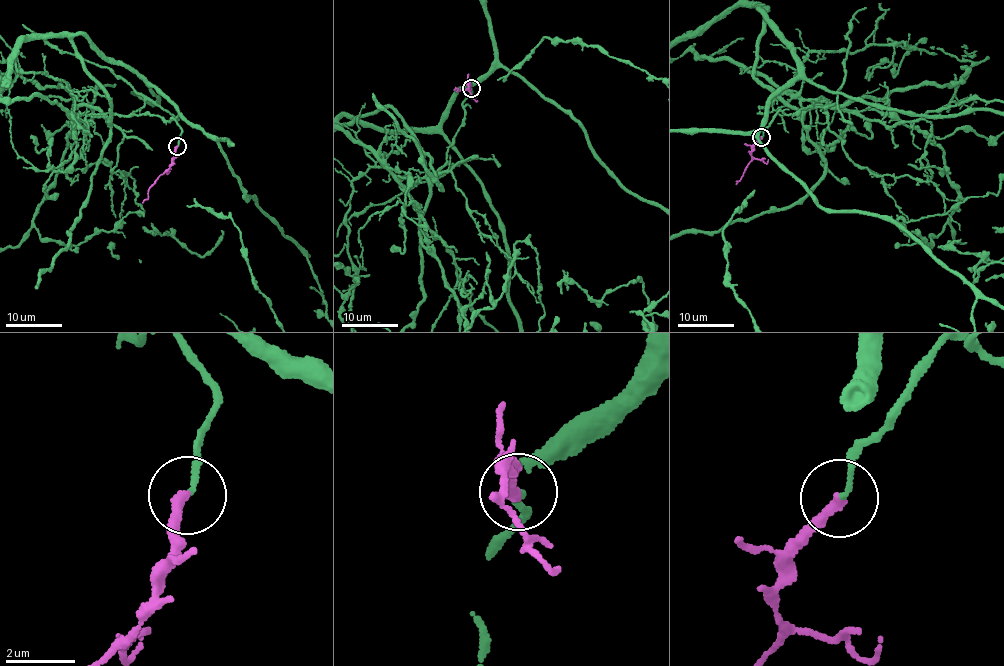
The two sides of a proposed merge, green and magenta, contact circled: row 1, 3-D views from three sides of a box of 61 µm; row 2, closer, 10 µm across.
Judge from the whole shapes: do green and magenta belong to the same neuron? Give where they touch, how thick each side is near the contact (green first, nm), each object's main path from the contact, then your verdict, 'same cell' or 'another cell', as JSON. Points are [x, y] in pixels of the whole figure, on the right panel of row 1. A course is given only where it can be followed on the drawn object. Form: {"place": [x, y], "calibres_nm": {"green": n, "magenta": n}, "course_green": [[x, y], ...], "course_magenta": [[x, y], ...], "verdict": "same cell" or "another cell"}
{"place": [761, 137], "calibres_nm": {"green": 130, "magenta": 320}, "course_magenta": [[761, 136], [736, 184]], "verdict": "same cell"}

